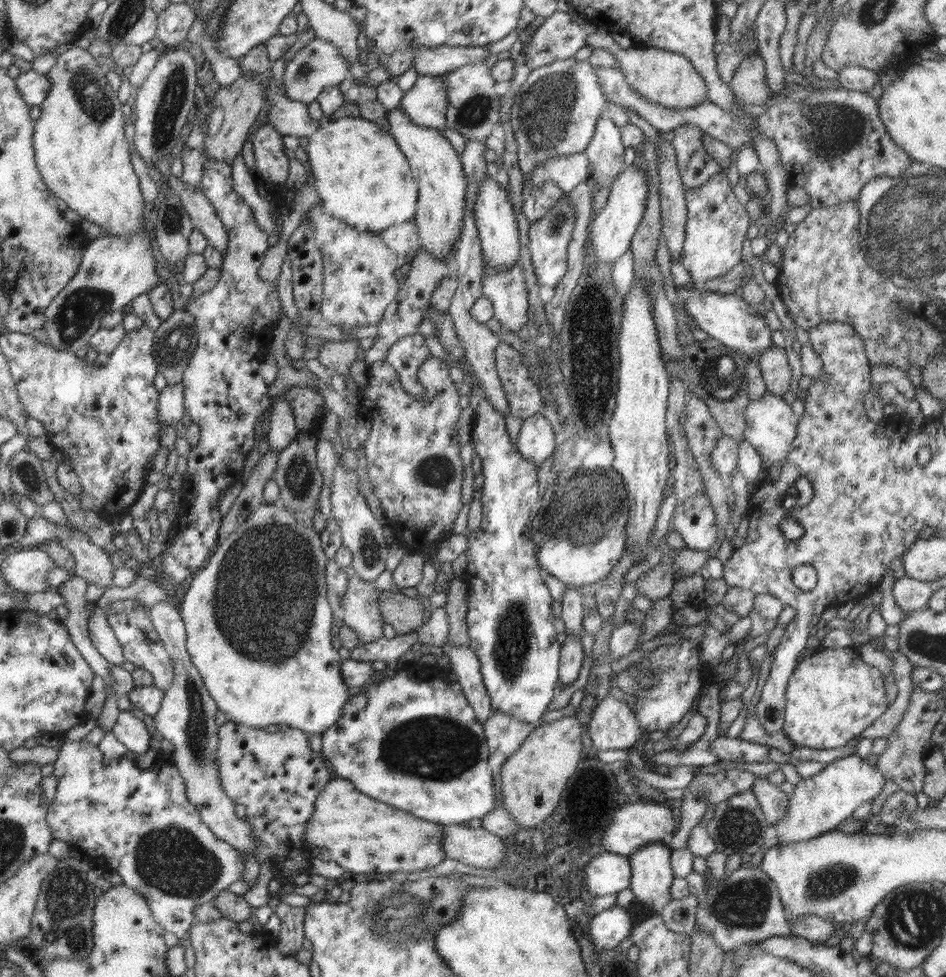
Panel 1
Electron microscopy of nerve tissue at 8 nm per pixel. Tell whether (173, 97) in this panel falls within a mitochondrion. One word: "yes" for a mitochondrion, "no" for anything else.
yes

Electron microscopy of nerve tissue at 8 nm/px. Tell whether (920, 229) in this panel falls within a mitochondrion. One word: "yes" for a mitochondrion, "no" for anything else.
yes

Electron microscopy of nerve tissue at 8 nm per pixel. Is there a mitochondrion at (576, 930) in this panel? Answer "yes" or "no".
no

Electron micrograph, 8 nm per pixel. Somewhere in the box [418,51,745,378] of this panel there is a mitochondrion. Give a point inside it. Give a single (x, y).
(551, 102)

